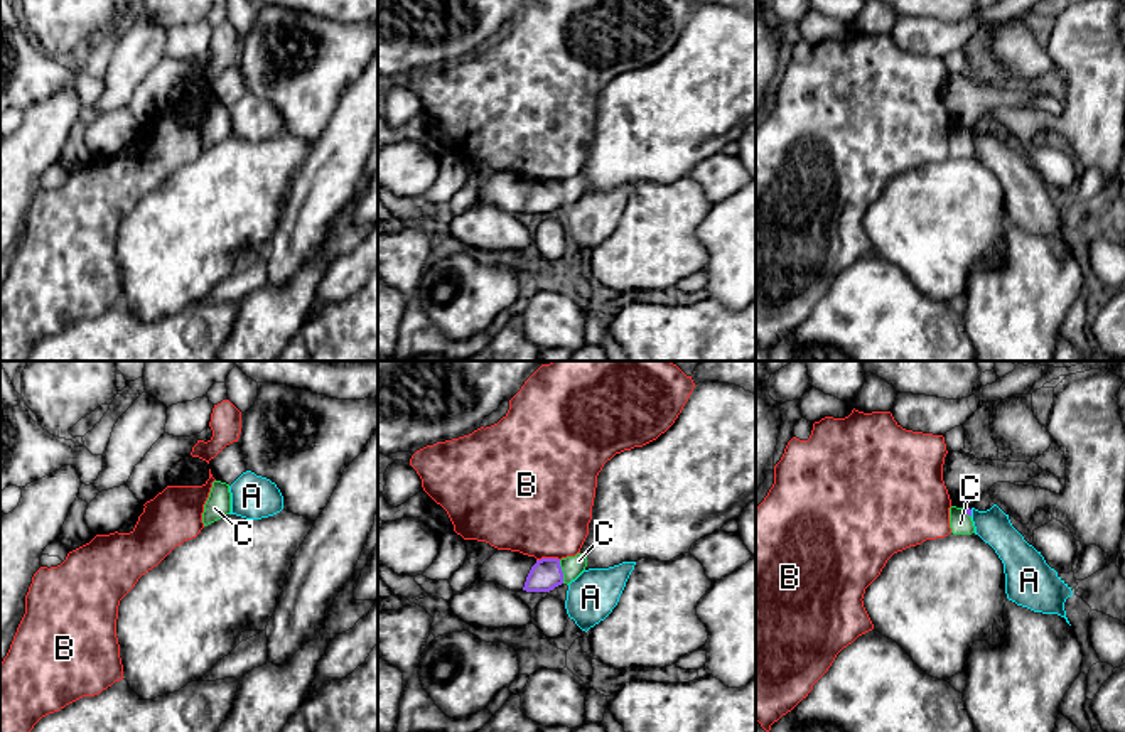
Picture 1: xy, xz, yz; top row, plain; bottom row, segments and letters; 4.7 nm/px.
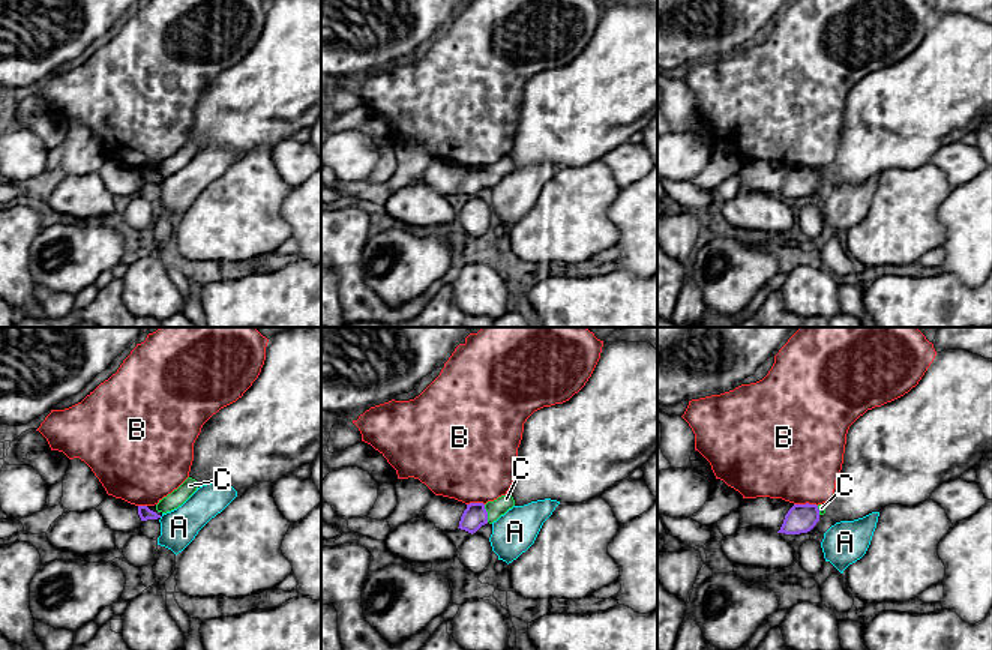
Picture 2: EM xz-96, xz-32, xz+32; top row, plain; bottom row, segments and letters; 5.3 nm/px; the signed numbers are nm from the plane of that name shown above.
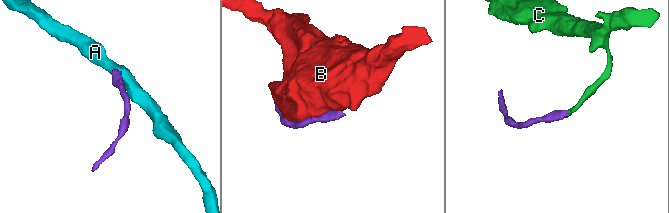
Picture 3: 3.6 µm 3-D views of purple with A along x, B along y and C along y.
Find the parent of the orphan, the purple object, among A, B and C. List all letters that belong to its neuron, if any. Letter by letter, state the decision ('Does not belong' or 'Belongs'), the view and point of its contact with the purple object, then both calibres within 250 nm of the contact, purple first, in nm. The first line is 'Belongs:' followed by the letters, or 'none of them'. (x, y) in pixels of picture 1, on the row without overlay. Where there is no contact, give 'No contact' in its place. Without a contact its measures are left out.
Belongs: C
A: Does not belong. Touches purple at yz (970, 135). Thickness 30 nm (purple) against 160 nm
B: Does not belong. Touches purple at xz (547, 181). Thickness 150 nm (purple) against 480 nm
C: Belongs. Touches purple at xz (562, 194). Thickness 150 nm (purple) against 100 nm

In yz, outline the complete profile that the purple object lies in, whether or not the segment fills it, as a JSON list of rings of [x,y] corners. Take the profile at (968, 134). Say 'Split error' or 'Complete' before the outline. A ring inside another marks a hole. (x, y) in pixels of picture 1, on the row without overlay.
Split error. [[[950,130],[950,150],[953,157],[972,157],[975,155],[975,148],[972,143],[972,132],[966,130]]]

